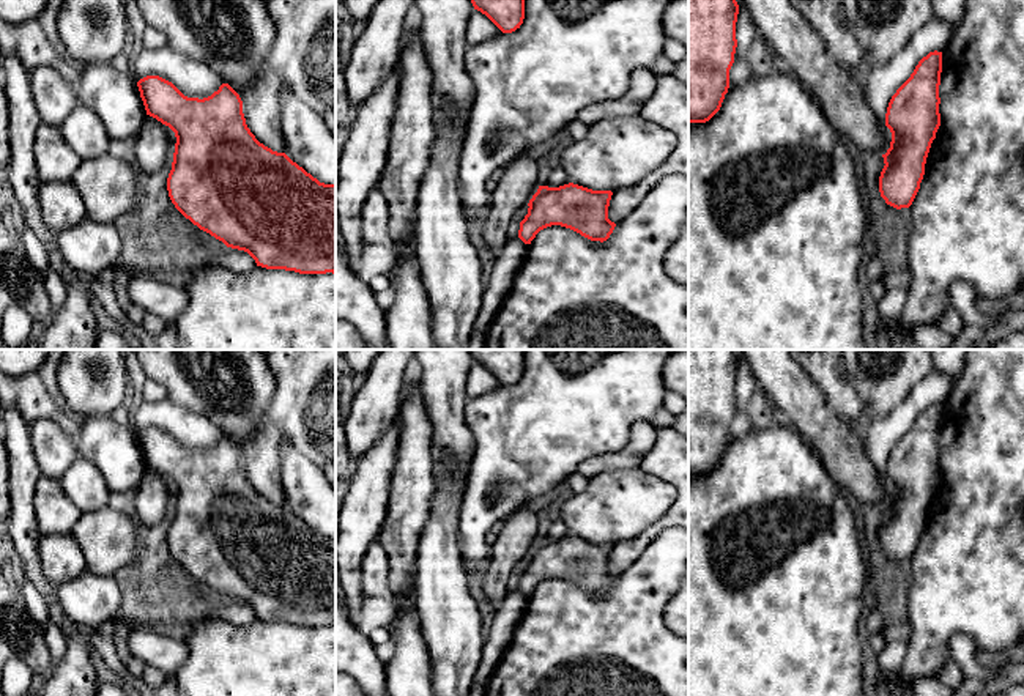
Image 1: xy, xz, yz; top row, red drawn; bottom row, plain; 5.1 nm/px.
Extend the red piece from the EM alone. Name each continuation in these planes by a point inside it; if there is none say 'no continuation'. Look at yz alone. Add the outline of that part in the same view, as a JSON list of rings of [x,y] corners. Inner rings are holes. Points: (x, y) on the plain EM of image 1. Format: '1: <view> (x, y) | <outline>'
no continuation

